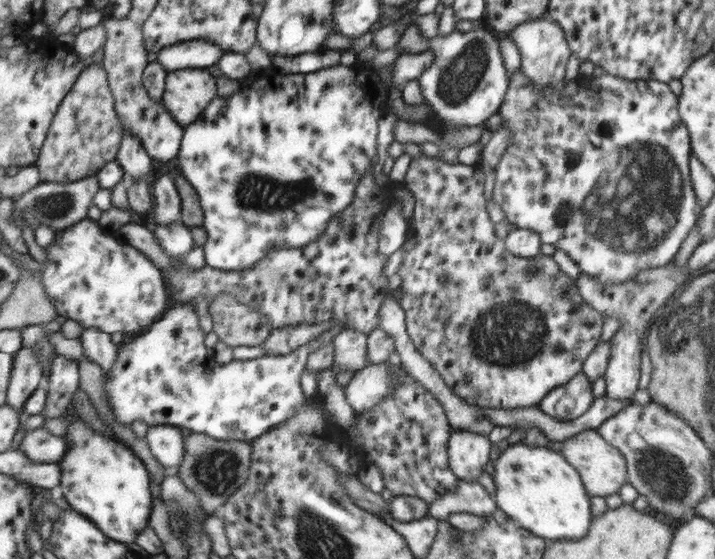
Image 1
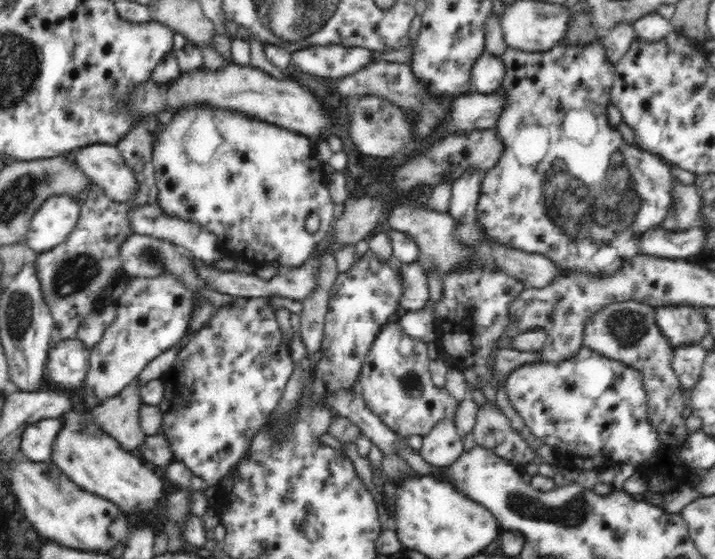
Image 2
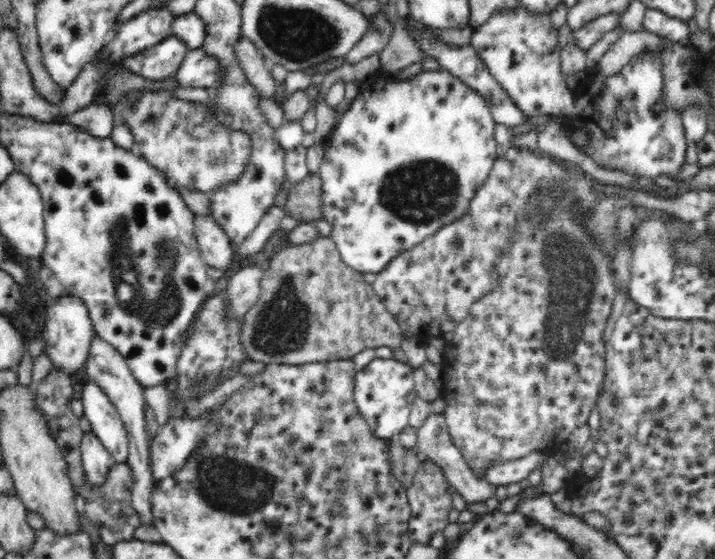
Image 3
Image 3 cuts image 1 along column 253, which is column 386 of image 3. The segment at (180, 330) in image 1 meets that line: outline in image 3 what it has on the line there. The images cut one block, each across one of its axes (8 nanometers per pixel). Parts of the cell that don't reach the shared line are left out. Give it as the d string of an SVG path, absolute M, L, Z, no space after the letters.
M375 357L355 373L353 399L376 438L395 440L400 430L409 425L411 406L417 397L413 370L408 362Z

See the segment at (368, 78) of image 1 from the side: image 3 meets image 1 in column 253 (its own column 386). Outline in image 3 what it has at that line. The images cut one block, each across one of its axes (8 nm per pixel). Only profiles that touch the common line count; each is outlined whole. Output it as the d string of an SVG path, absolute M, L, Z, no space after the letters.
M439 68L438 70L420 72L410 79L402 81L398 79L398 82L390 82L386 86L370 89L370 92L368 90L358 92L350 108L342 114L335 134L322 144L324 159L317 174L323 183L323 218L332 225L330 238L335 240L340 258L344 263L361 273L375 272L378 274L380 270L386 269L390 262L394 261L404 250L410 250L423 241L427 241L443 226L458 221L468 213L476 190L483 186L490 177L493 164L497 160L496 146L498 145L494 137L495 126L484 98L481 98L480 94L470 89L462 81L457 80L452 74Z

